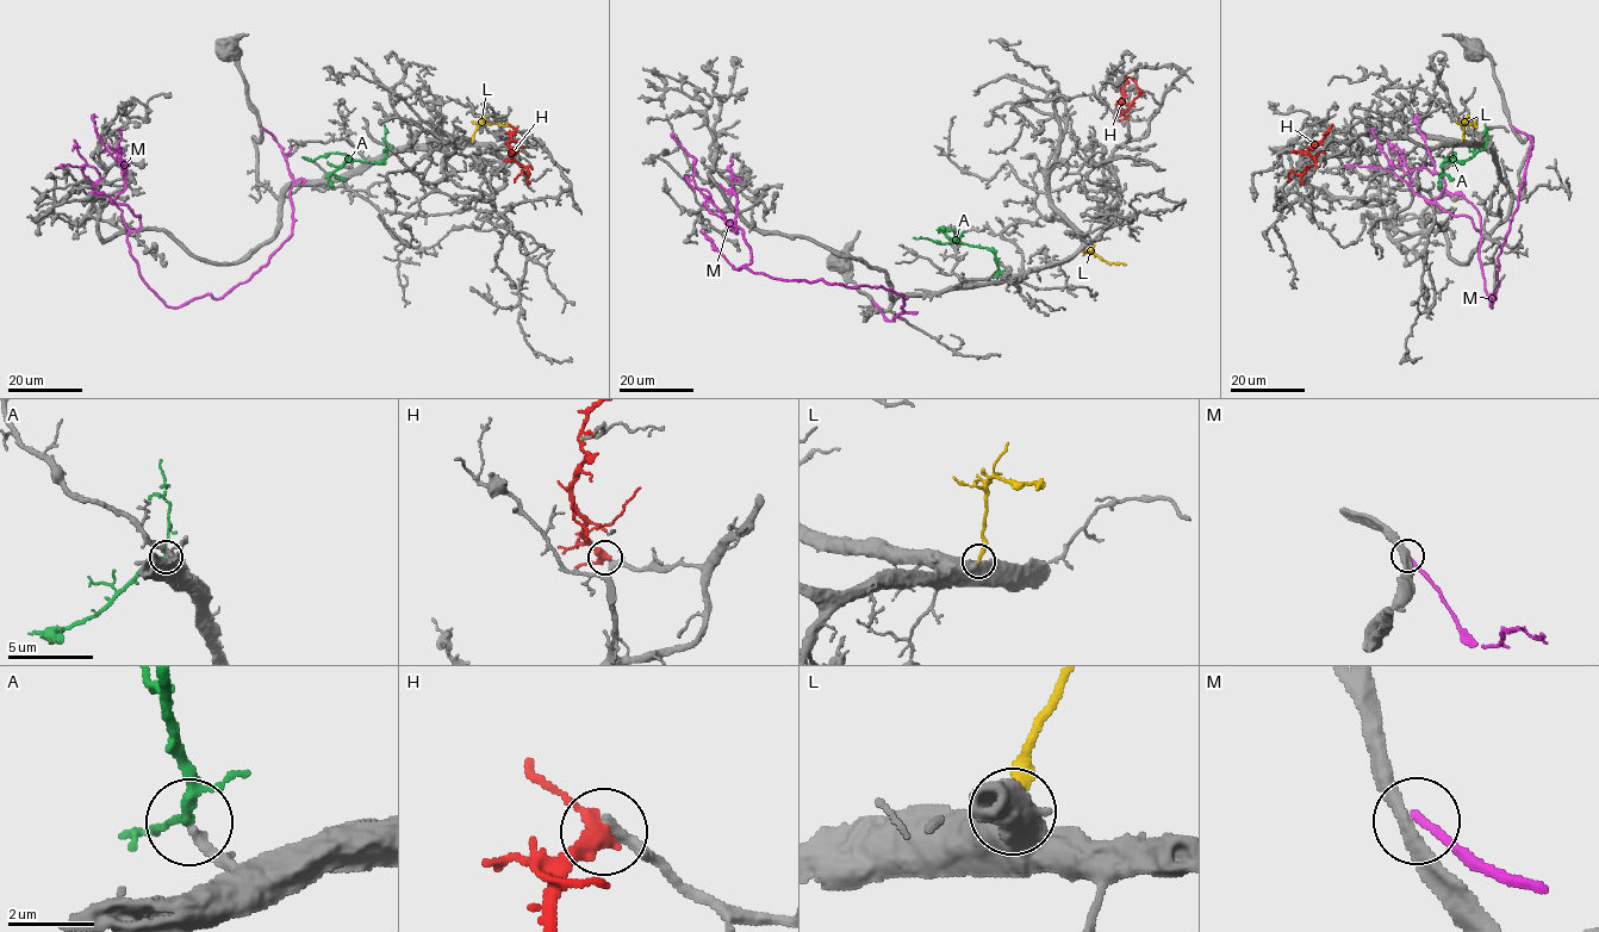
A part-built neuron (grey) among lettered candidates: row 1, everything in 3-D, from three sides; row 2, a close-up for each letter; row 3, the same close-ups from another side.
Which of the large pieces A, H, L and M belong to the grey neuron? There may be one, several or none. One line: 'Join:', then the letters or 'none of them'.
Join: A, L

